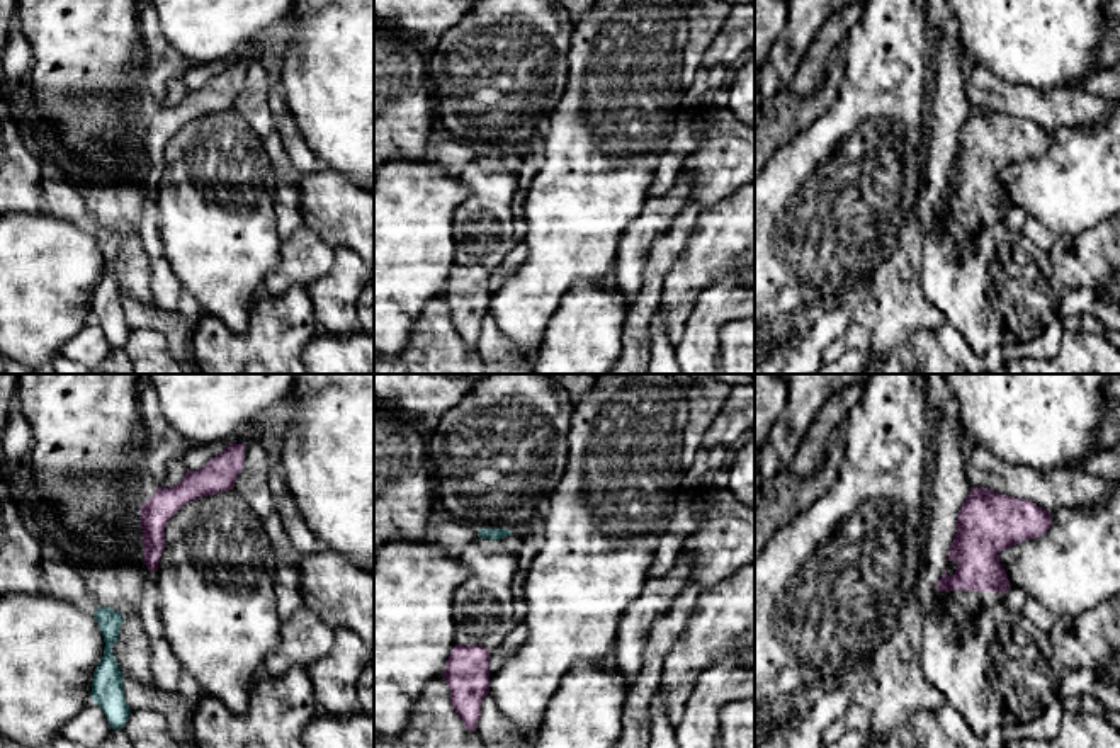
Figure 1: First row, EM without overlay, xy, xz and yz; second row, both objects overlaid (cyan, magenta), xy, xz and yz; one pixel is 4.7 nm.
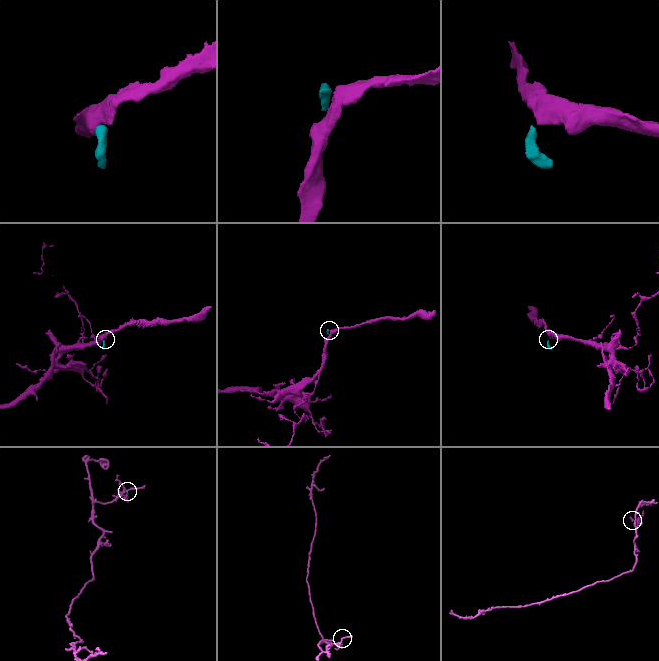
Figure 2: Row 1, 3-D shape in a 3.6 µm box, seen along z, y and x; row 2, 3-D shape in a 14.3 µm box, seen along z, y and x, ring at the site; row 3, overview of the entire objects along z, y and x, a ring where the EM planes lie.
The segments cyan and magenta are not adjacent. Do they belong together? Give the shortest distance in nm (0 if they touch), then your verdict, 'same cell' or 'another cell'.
gap 240 nm; another cell

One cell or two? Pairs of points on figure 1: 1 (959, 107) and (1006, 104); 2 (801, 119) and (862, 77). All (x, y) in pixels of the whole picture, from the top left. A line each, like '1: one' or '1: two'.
1: two
2: two

